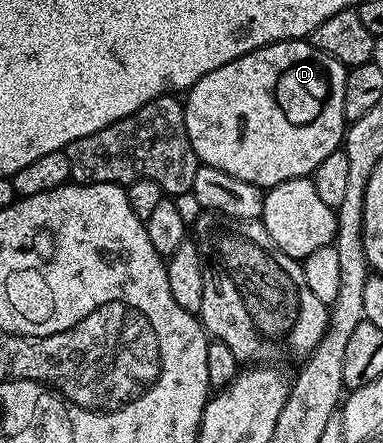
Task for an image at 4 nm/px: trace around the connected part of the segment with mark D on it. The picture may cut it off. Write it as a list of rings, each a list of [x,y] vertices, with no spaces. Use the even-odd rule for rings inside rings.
[[[299,39],[296,41],[277,41],[271,45],[260,47],[256,51],[248,51],[232,63],[224,63],[224,67],[216,67],[216,71],[208,71],[208,75],[194,84],[185,94],[184,108],[186,110],[186,126],[188,127],[188,139],[196,151],[199,162],[211,165],[220,171],[228,171],[228,175],[236,175],[236,179],[244,179],[244,183],[258,185],[263,191],[270,189],[273,185],[284,183],[288,179],[297,177],[310,177],[328,155],[339,152],[344,141],[344,134],[348,128],[348,122],[344,115],[344,83],[346,82],[347,66],[342,65],[332,55],[324,55],[309,40]]]

